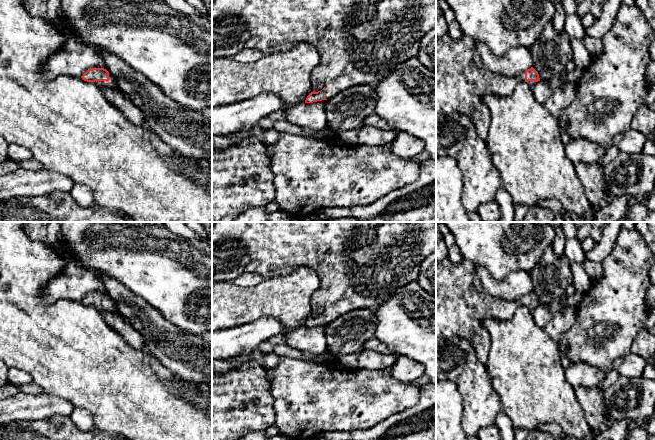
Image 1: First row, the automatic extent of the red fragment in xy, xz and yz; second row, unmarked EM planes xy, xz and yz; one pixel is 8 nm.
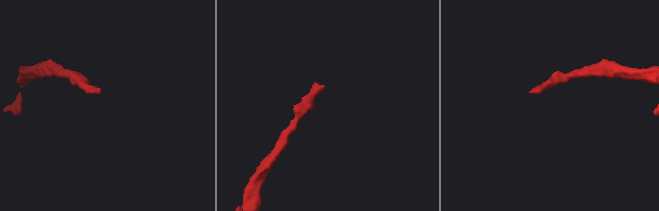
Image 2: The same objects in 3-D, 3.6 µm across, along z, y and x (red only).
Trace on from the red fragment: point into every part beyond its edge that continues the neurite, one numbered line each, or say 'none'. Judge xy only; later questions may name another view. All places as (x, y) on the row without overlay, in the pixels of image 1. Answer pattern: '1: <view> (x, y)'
1: xy (111, 307)

